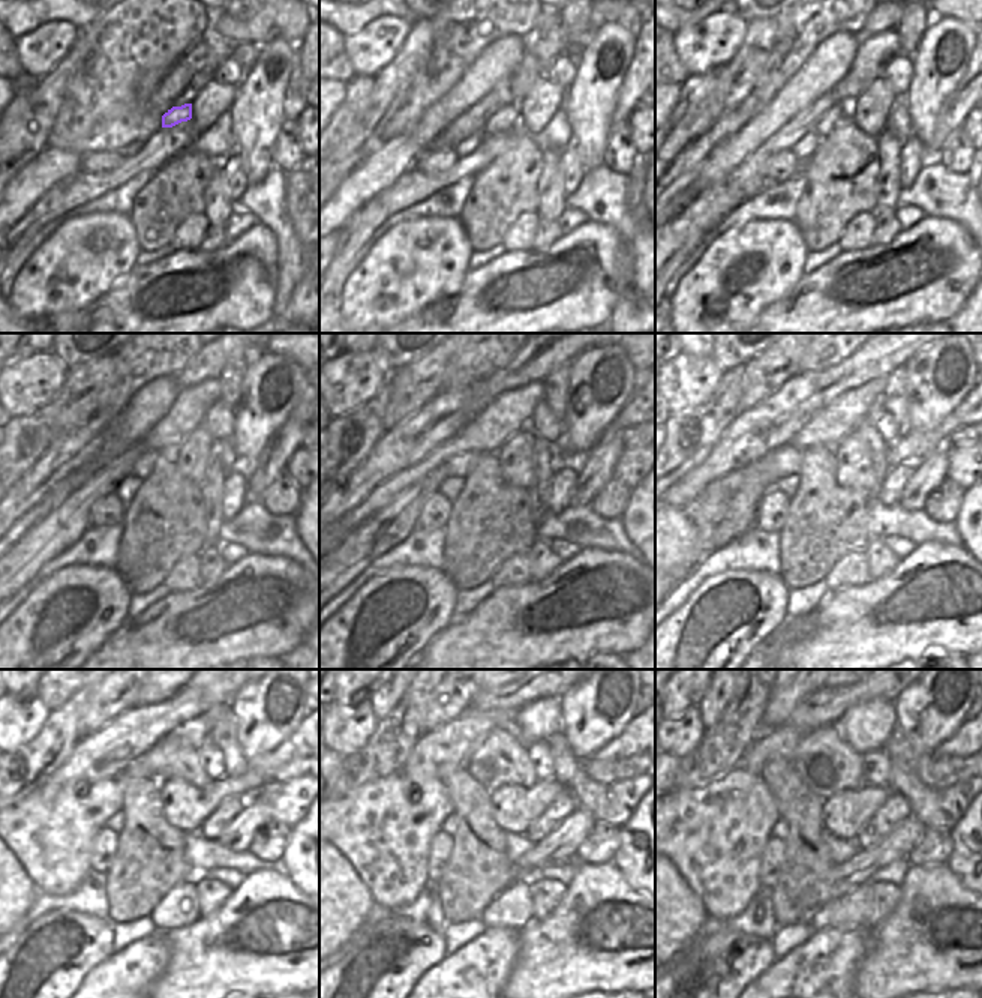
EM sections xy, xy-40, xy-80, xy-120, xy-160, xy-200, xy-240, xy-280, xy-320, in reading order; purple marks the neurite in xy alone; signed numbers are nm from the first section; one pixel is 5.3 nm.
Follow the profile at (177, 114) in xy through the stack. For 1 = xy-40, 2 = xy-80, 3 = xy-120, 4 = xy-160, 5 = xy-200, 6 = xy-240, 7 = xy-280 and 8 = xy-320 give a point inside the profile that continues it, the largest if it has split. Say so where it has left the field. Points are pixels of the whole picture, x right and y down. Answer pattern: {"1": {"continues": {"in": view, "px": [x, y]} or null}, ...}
{"1": {"continues": {"in": "xy-40", "px": [507, 117]}}, "2": {"continues": {"in": "xy-80", "px": [831, 119]}}, "3": {"continues": {"in": "xy-120", "px": [143, 467]}}, "4": {"continues": {"in": "xy-160", "px": [462, 464]}}, "5": {"continues": {"in": "xy-200", "px": [726, 509]}}, "6": {"continues": {"in": "xy-240", "px": [53, 838]}}, "7": {"continues": {"in": "xy-280", "px": [384, 829]}}, "8": {"continues": {"in": "xy-320", "px": [715, 835]}}}

